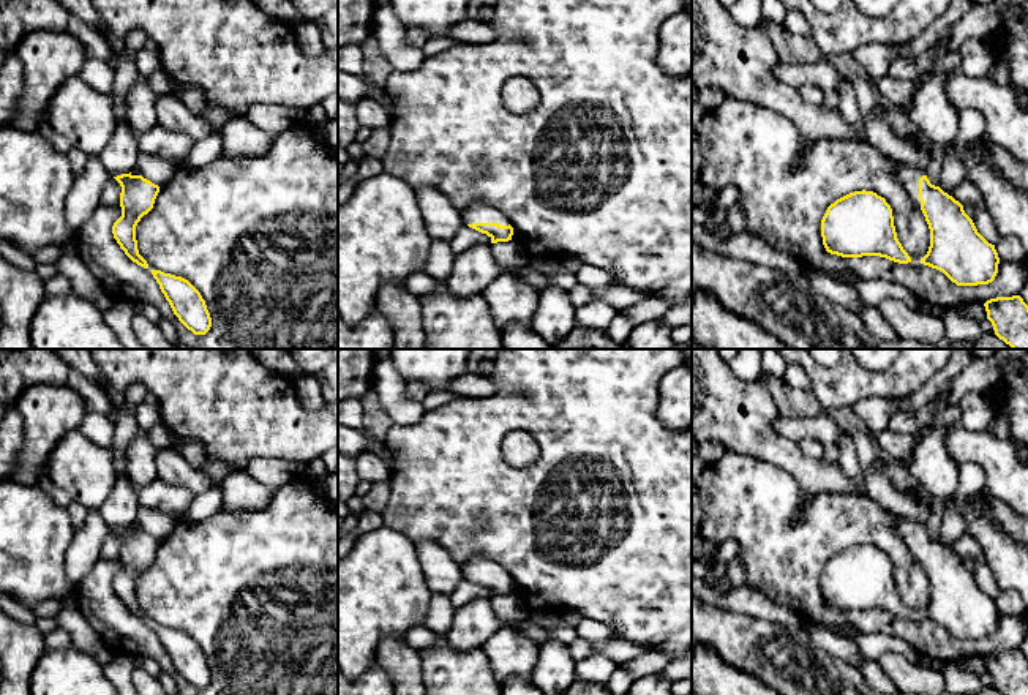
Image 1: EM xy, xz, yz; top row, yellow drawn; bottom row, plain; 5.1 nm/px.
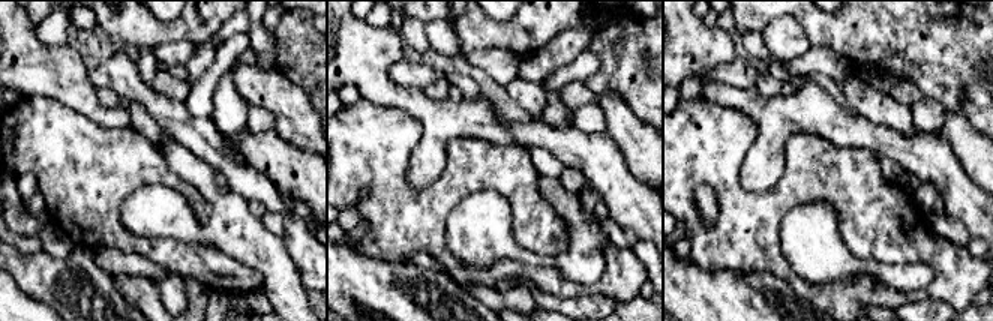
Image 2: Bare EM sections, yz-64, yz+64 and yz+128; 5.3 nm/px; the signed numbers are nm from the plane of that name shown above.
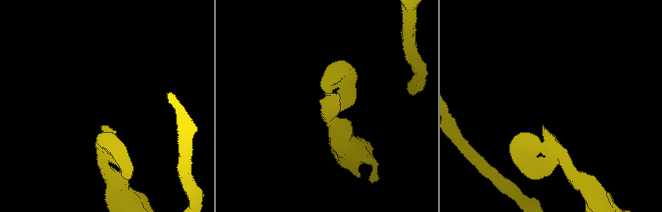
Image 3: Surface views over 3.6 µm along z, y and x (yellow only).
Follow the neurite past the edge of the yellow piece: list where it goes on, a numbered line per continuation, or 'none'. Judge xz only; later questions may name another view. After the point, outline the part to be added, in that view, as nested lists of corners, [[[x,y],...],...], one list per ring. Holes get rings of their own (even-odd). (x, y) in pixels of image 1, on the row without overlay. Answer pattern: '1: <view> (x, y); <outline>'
1: xz (477, 567); [[[475,558],[461,567],[463,578],[472,577],[497,577],[501,580],[508,580],[510,577],[496,562]]]

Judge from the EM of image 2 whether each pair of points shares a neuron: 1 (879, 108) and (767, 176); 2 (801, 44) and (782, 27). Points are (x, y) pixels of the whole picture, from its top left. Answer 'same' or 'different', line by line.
1: different
2: same

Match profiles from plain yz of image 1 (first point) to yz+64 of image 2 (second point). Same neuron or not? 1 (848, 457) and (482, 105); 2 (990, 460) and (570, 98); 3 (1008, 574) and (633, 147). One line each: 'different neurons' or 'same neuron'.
1: different neurons
2: same neuron
3: different neurons

